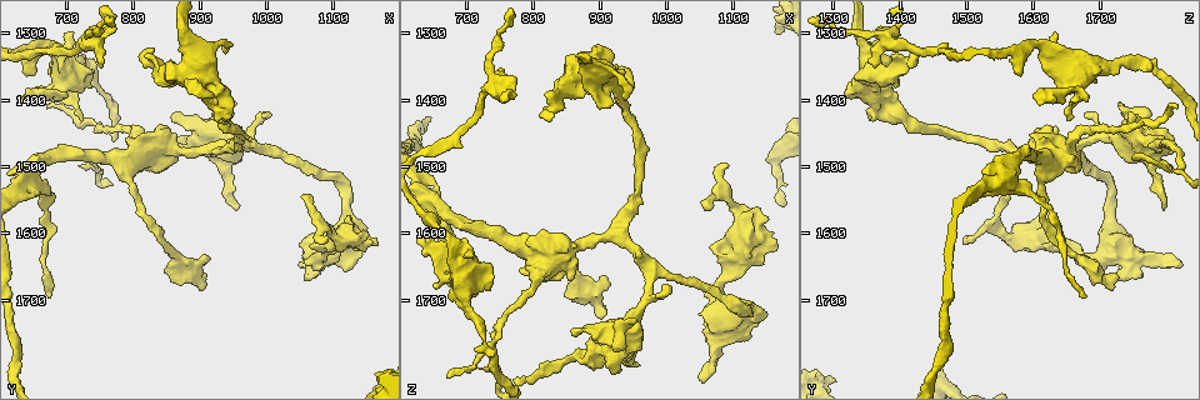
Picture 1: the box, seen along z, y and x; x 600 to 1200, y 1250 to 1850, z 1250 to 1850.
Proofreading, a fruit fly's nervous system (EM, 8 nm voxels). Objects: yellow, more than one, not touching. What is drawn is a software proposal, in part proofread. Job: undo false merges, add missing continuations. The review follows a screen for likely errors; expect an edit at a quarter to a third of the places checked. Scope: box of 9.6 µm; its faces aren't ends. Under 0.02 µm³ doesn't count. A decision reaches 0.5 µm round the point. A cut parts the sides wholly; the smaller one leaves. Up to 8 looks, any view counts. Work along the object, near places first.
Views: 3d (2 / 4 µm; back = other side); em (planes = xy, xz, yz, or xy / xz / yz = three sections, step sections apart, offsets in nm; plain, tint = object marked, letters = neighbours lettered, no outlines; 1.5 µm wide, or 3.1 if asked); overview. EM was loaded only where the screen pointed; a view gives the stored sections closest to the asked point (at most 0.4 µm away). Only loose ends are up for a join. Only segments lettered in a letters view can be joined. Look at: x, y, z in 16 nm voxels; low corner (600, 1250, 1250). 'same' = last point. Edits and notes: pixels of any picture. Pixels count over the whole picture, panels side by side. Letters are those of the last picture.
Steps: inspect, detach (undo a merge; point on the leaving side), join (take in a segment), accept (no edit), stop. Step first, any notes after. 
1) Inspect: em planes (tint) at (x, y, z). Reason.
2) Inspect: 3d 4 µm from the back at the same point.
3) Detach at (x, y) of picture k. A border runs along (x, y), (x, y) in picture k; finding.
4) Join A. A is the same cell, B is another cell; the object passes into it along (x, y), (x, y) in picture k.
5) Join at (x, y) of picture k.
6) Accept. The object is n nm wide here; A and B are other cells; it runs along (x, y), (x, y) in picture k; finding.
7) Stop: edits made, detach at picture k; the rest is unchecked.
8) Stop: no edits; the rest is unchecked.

Inspect: em planes (letters) at (865, 1420, 1755). Branch stops here.

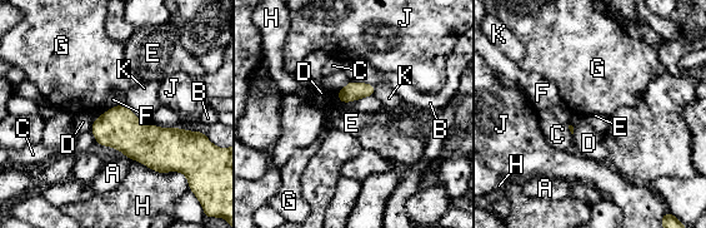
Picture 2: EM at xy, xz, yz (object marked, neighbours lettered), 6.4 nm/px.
Accept. The longest contact is with H, 260 nm; A, B, C, D, E, F, G, H, J and K are other cells; a border runs along (335, 93), (343, 103), (361, 98) in picture 2; no lettered segment goes on from it.

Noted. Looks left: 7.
Inspect: em xz step 4 (tint) at (725, 1340, 1760). Thick turns thin.

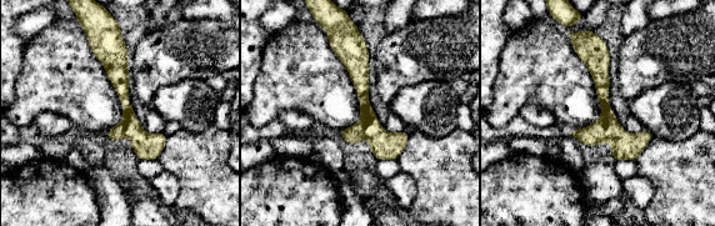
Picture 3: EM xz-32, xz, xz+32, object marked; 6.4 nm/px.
Inspect: em xz step 4 (letters) at the same point.

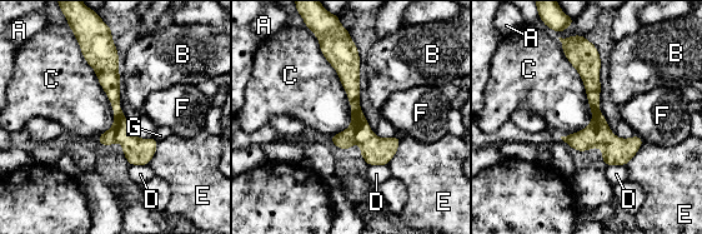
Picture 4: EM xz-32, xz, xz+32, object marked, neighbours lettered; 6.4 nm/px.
Accept. The object is 100 nm wide here; A, B, C, D, E, F and G are other cells; a border runs along (69, 28), (113, 110), (98, 137) in picture 4; one neuron here.

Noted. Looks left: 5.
Inspect: em planes (letters) at (710, 1300, 1630). Thick end.

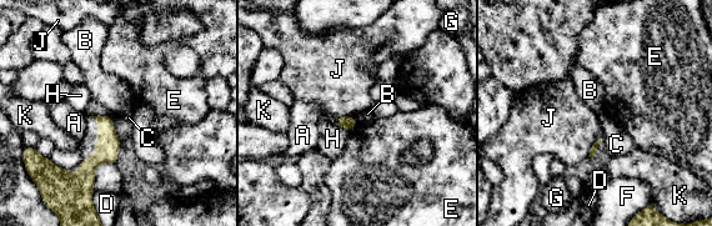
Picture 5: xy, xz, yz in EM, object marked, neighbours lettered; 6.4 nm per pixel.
Accept. A, B, C, D, E, F, G, H, J and K are other cells; it runs along (106, 119), (89, 184) in picture 5; no lettered segment goes on from it.

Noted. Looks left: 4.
Stop: no edits; the rest is unchecked.

